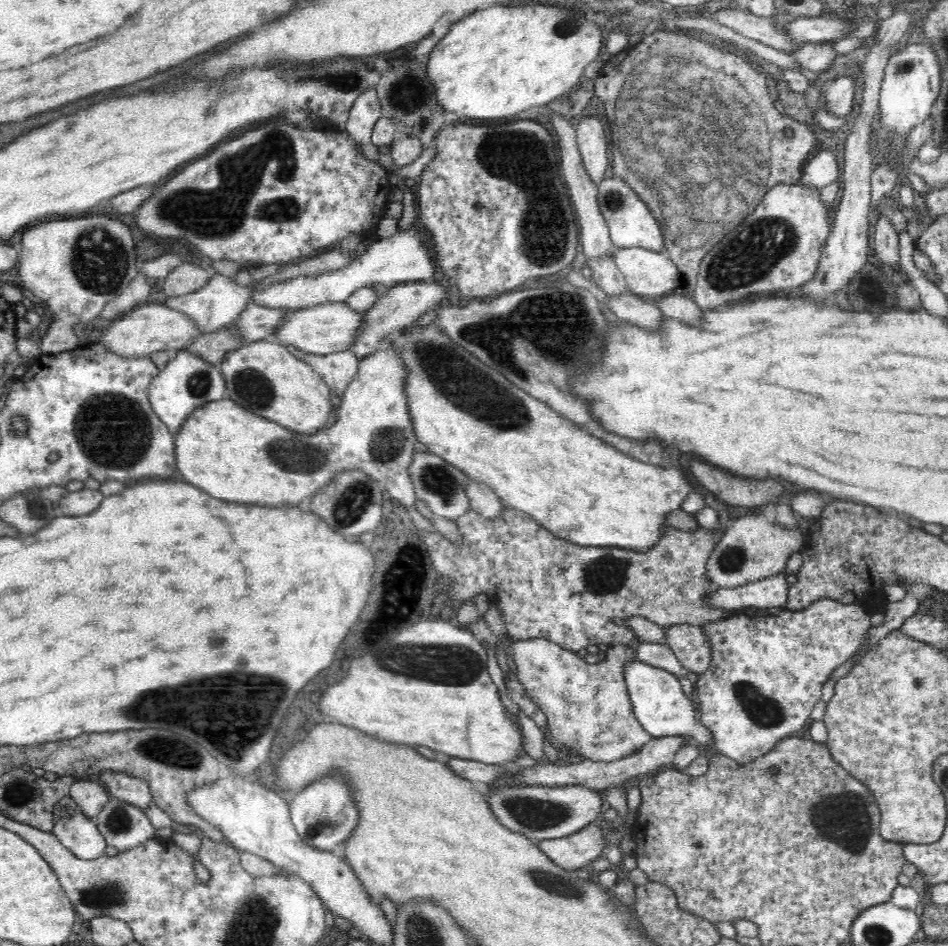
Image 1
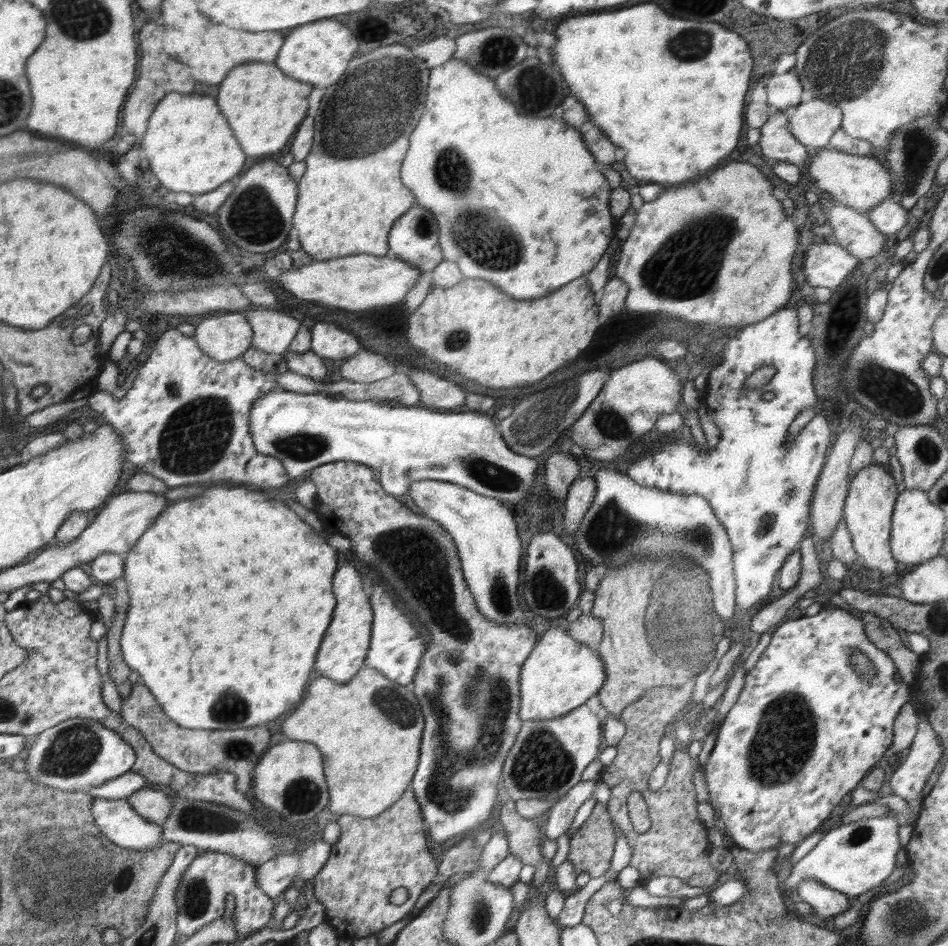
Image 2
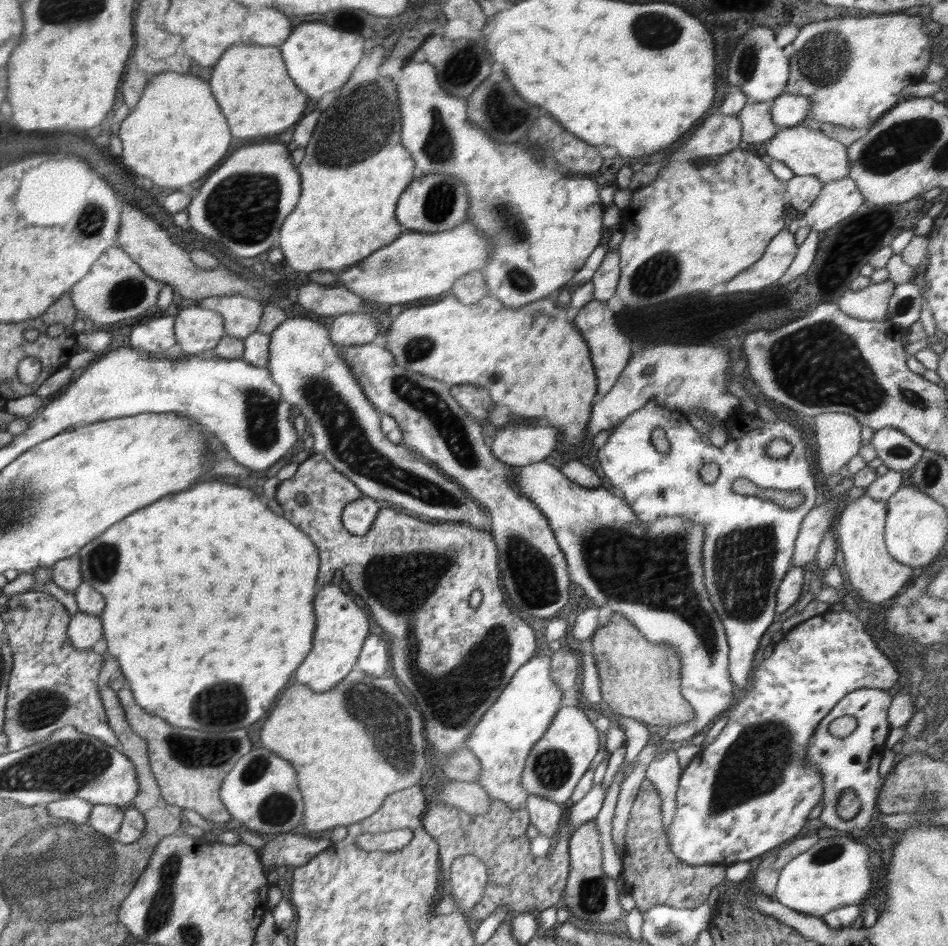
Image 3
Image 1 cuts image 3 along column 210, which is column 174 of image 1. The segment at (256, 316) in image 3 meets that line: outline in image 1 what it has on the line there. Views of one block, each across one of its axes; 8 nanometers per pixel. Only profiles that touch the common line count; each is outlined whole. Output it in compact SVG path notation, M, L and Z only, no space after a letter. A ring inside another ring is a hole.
M211 271L207 286L197 292L184 294L176 298L167 298L164 306L176 310L196 323L196 329L202 333L211 333L226 328L236 322L236 318L253 303L252 287L242 287L227 275Z

